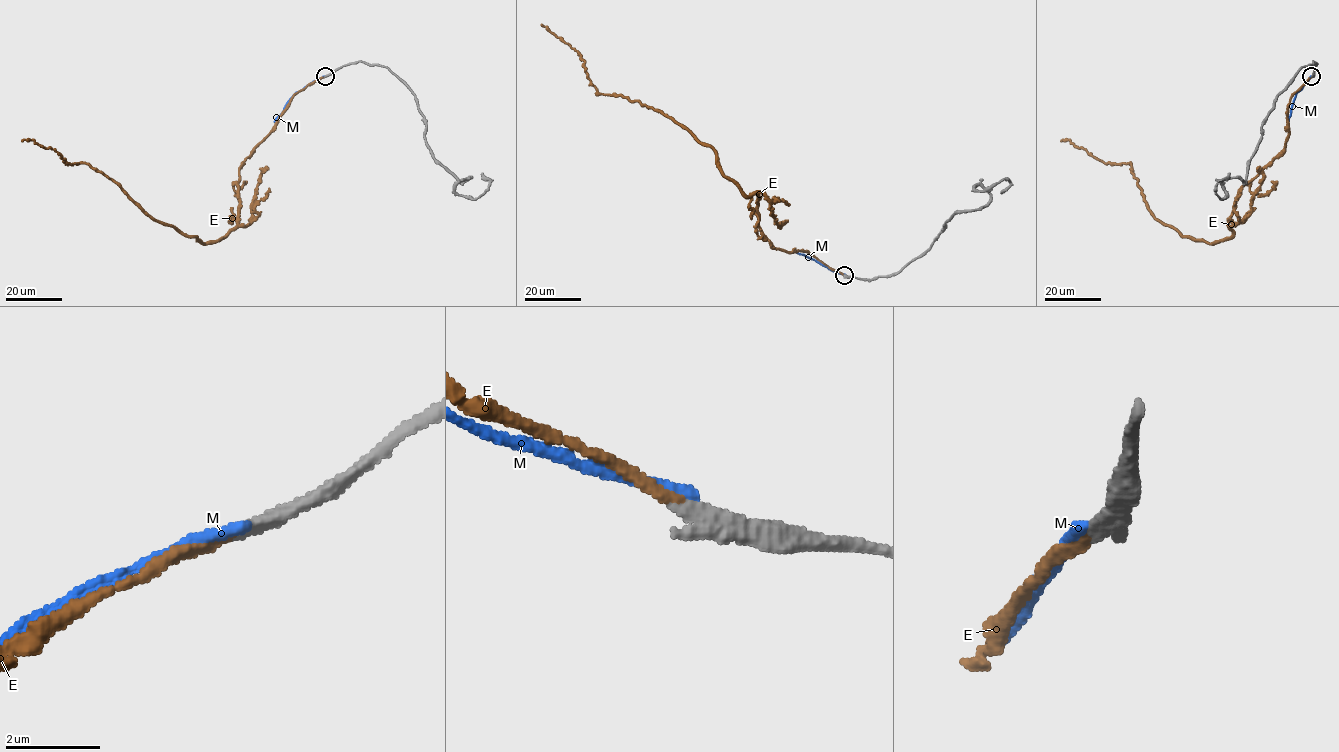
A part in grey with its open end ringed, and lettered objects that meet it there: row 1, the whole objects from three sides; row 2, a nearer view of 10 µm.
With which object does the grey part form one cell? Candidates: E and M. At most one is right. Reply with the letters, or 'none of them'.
E

